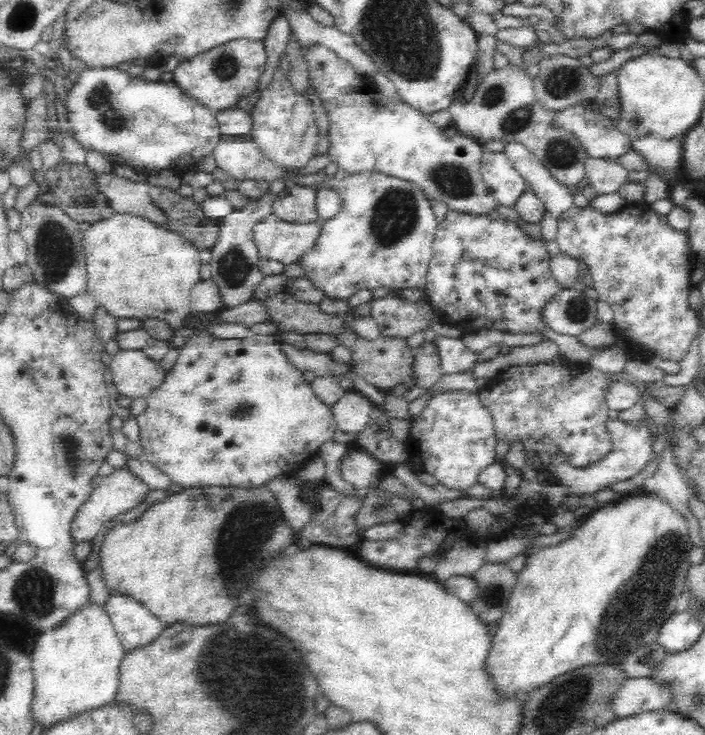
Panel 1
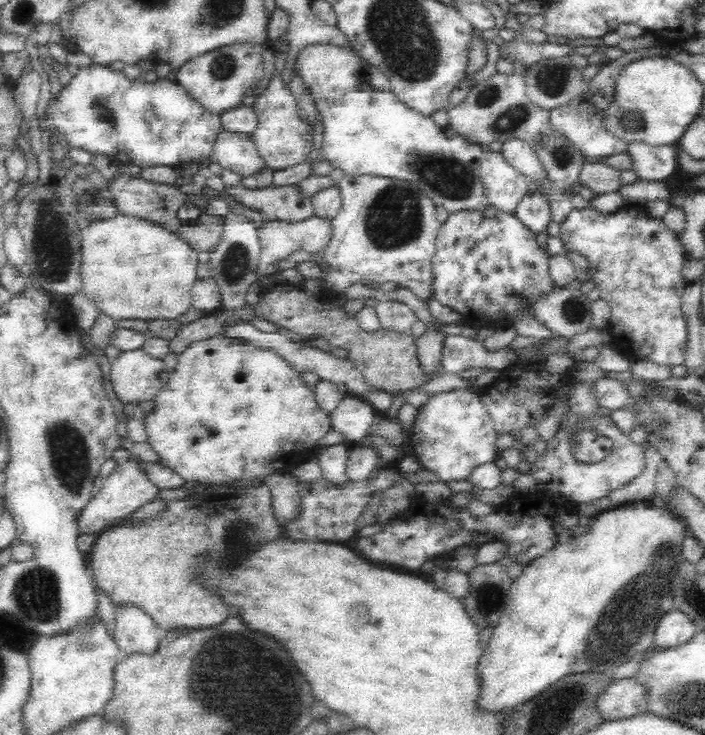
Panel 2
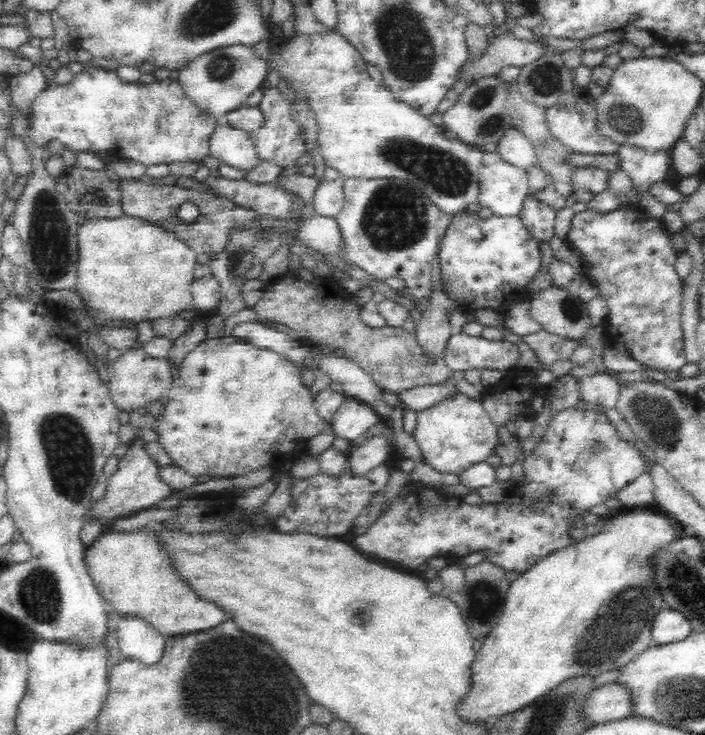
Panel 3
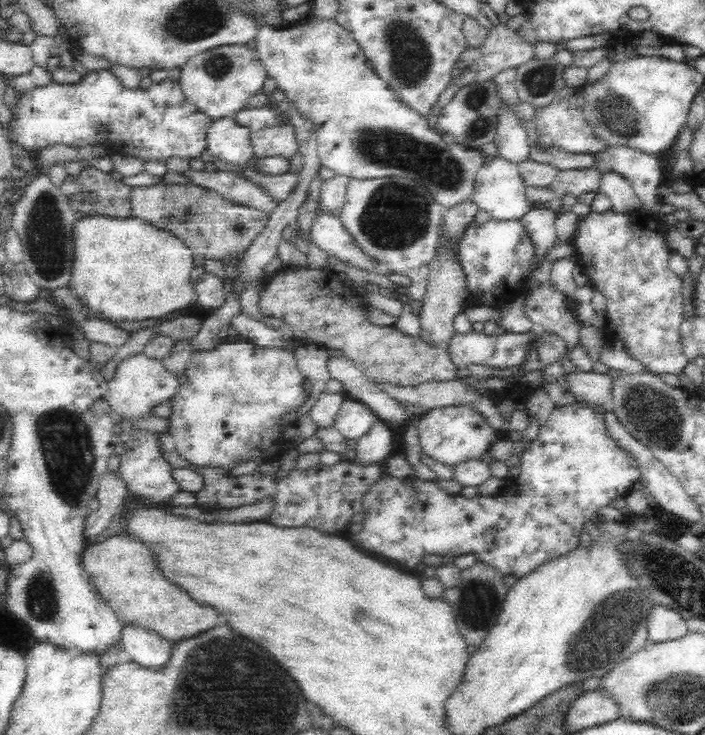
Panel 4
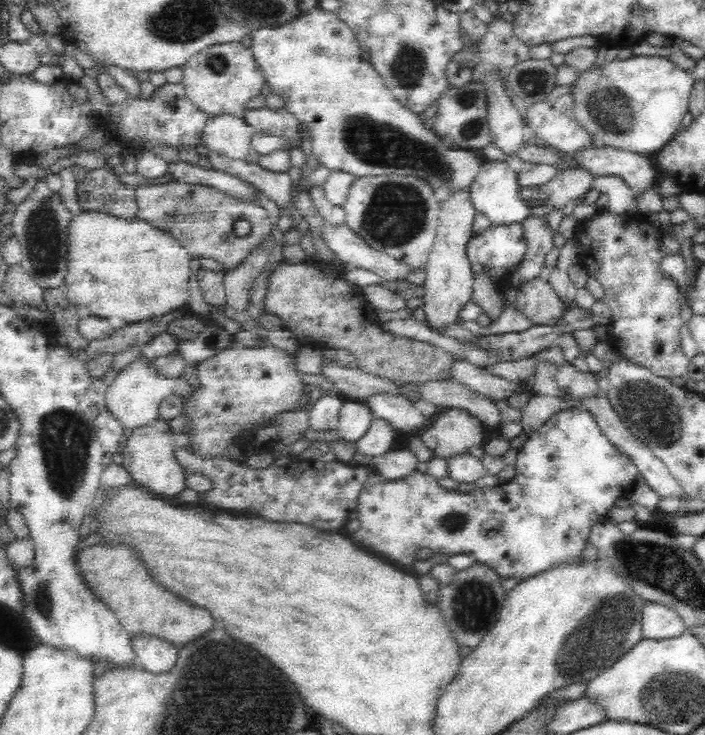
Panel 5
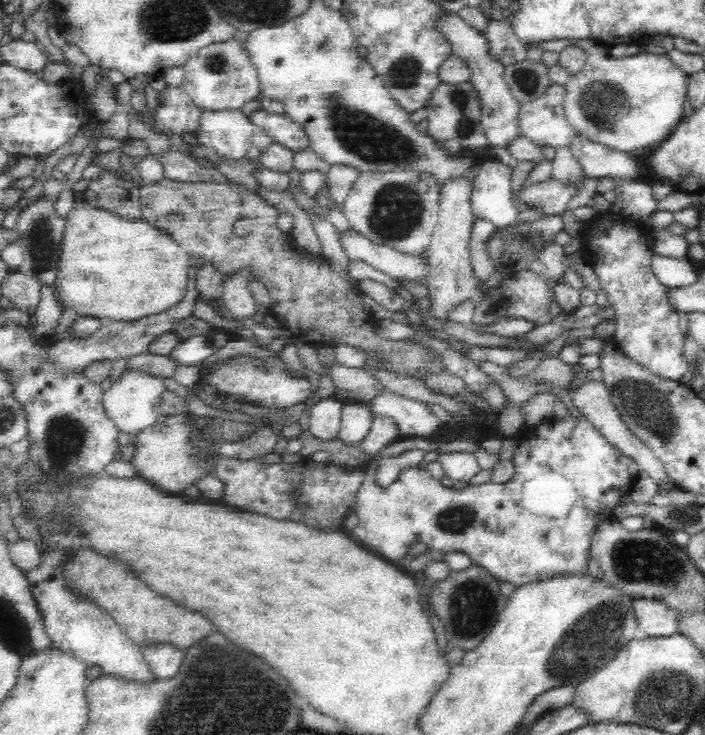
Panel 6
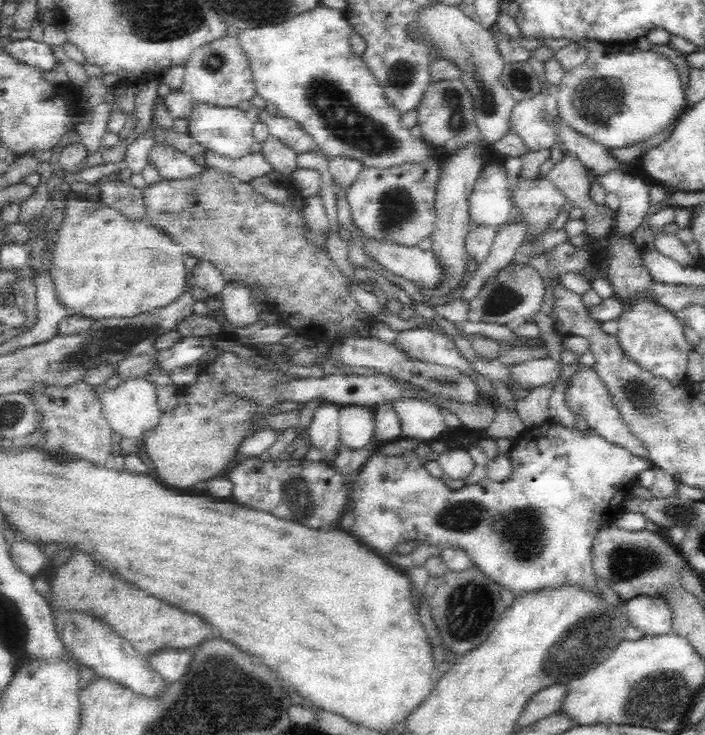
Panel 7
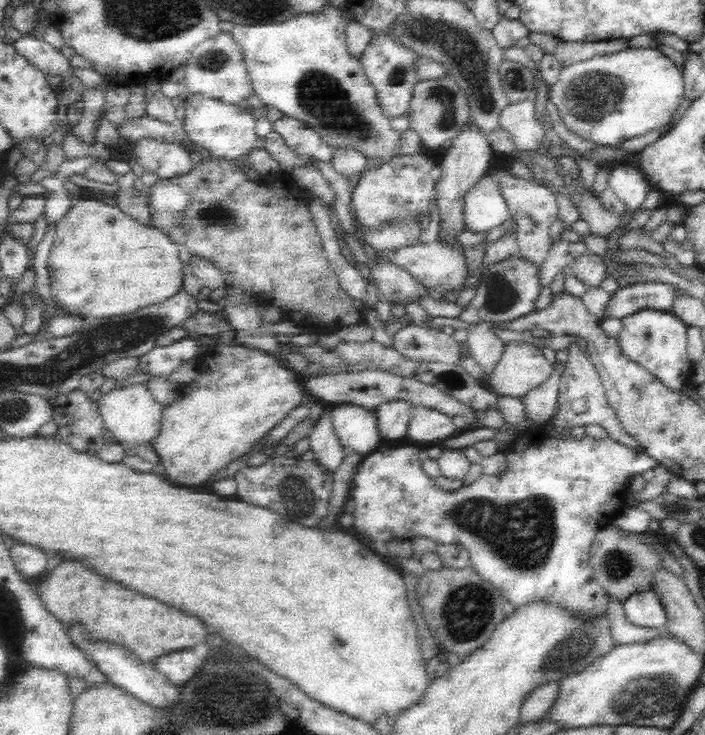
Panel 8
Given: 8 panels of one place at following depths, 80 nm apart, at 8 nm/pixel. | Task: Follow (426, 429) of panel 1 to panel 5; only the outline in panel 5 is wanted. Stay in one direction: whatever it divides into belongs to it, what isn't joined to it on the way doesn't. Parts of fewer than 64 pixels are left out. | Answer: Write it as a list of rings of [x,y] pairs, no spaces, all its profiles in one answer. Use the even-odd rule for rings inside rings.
[[[446,408],[435,416],[431,429],[421,434],[422,442],[436,457],[446,458],[458,452],[468,452],[471,445],[483,444],[483,425],[468,411]]]

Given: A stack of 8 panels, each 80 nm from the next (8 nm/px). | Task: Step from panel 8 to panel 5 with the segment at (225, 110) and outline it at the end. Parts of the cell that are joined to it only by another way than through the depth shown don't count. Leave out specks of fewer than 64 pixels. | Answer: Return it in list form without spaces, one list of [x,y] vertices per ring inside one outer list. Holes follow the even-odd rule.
[[[208,114],[202,130],[202,146],[222,157],[244,159],[255,129],[241,114]]]

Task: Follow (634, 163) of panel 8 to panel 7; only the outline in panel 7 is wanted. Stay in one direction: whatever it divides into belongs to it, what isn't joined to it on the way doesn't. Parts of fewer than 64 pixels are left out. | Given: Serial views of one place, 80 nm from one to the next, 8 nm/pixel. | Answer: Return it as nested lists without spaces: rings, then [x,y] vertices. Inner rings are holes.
[[[616,168],[613,172],[599,175],[596,181],[606,192],[614,192],[620,200],[617,224],[609,235],[612,241],[630,236],[642,222],[644,212],[648,210],[648,190],[651,185],[636,174],[625,173],[624,168]]]

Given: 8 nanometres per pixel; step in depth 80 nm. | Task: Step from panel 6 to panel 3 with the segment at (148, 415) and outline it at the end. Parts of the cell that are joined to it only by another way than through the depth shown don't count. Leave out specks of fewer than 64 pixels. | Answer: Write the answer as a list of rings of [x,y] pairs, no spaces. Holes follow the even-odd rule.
[[[142,348],[128,349],[110,366],[109,393],[110,400],[122,412],[140,410],[151,402],[162,400],[173,388],[174,376],[170,365],[164,359],[148,356]]]

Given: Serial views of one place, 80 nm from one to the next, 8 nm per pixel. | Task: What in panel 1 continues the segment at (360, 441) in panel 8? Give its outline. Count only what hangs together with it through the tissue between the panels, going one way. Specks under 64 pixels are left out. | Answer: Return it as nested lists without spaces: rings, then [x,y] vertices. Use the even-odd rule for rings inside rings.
[[[346,391],[345,395],[330,408],[336,430],[357,439],[368,426],[373,408],[374,403],[360,392]]]

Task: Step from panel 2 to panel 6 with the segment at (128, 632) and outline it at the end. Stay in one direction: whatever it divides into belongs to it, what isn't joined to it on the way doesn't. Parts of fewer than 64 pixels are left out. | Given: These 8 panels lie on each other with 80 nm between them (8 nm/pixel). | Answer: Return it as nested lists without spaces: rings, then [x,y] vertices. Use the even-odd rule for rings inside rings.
[[[169,644],[146,647],[144,658],[159,680],[173,679],[180,672],[186,658],[187,649],[179,649]]]

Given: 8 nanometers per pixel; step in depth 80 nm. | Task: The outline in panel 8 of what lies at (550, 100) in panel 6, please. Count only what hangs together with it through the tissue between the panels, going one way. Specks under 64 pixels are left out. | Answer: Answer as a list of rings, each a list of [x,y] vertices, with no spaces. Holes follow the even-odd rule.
[[[532,98],[509,103],[500,110],[498,125],[508,134],[514,151],[536,150],[542,146],[544,137],[551,136],[535,115],[534,108]]]

